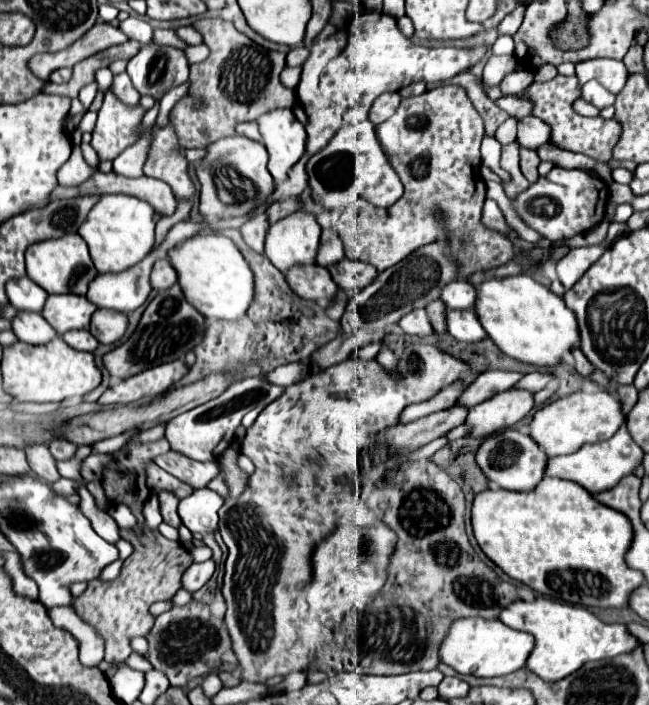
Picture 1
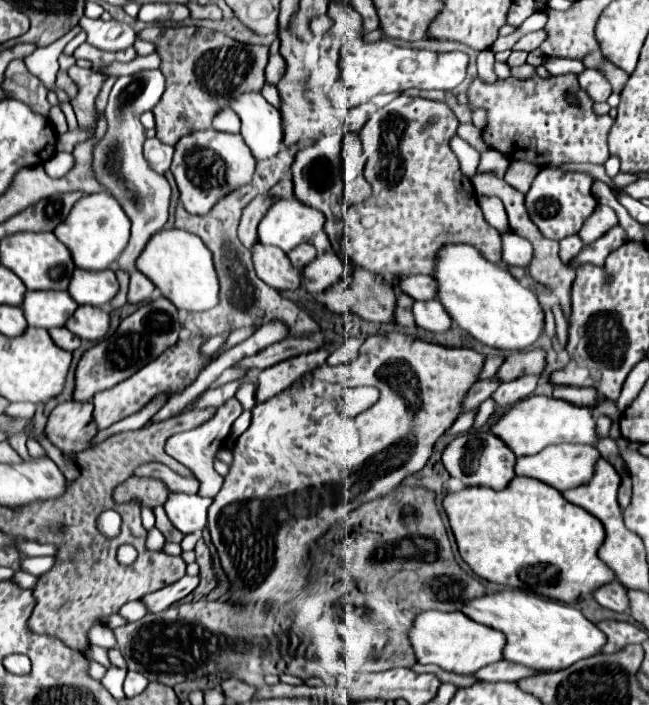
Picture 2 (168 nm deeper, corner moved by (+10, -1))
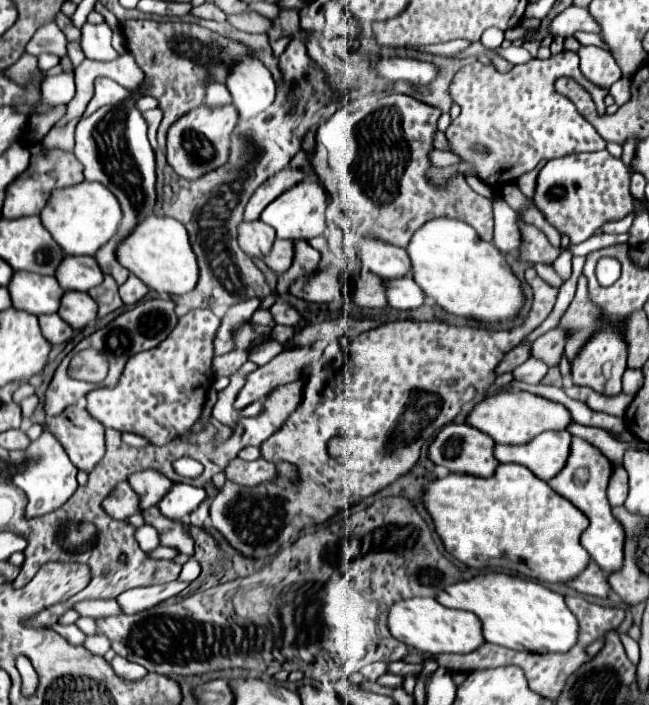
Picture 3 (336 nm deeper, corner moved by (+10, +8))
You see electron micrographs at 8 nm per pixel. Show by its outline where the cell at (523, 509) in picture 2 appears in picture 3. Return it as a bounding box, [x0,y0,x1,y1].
[422,465,590,583]

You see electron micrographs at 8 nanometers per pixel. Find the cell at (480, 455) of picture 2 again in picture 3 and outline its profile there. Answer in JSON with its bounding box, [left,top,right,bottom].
[428,423,498,477]

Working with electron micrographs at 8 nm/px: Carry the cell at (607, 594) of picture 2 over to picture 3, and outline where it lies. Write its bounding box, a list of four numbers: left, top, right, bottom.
[566,561,610,597]

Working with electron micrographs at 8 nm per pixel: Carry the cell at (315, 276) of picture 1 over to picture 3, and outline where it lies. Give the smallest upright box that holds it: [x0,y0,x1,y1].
[238,219,276,259]

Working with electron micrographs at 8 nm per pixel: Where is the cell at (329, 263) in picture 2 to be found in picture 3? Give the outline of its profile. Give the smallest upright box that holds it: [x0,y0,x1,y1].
[276,241,320,293]

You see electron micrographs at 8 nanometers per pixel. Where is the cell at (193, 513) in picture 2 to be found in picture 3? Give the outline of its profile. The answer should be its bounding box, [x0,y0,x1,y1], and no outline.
[158,483,206,519]

